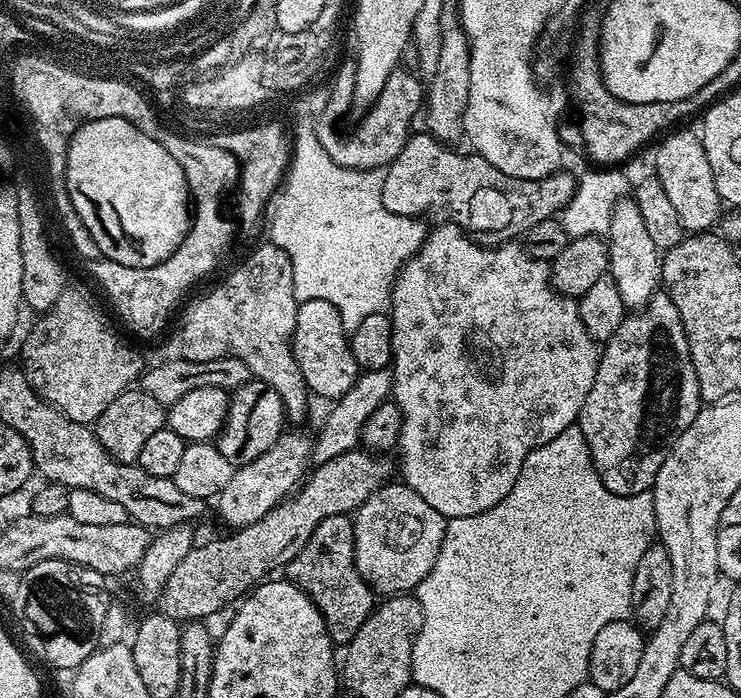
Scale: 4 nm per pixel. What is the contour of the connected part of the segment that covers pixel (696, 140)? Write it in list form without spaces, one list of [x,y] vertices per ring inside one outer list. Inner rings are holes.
[[[669,131],[655,145],[657,148],[654,176],[662,182],[662,190],[666,190],[674,210],[678,210],[678,218],[682,218],[685,233],[708,234],[717,227],[722,216],[722,201],[714,186],[714,170],[710,170],[710,158],[706,158],[703,139],[697,133],[695,136],[692,132],[680,131]]]

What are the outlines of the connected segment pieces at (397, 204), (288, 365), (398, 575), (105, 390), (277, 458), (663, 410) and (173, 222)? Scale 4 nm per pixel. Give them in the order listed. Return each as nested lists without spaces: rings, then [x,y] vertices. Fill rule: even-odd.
[[[428,130],[413,131],[406,146],[402,146],[402,154],[394,158],[388,165],[382,182],[382,202],[386,210],[399,216],[424,218],[424,215],[437,216],[437,221],[451,222],[467,232],[477,244],[499,246],[523,237],[524,231],[537,222],[553,219],[570,202],[575,194],[577,177],[557,170],[551,176],[541,180],[523,180],[510,174],[502,174],[498,166],[486,162],[478,154],[467,156],[464,152],[451,152]]]
[[[264,242],[256,248],[248,256],[248,261],[245,264],[240,264],[220,285],[217,286],[213,292],[208,292],[188,313],[184,316],[184,325],[180,328],[180,352],[179,355],[185,360],[193,360],[194,362],[210,362],[211,360],[217,360],[223,356],[233,356],[238,358],[242,362],[246,362],[246,366],[252,371],[253,377],[258,380],[263,380],[264,383],[269,384],[273,390],[278,394],[278,398],[282,398],[284,403],[284,410],[289,421],[300,420],[308,412],[308,398],[310,399],[310,391],[307,386],[307,380],[303,377],[302,370],[299,369],[298,362],[295,360],[295,354],[292,350],[292,336],[295,334],[295,316],[298,301],[294,294],[294,278],[292,277],[292,263],[290,258],[282,251],[282,249],[276,247],[271,242]]]
[[[403,482],[383,484],[362,506],[356,509],[352,525],[354,526],[354,558],[358,566],[358,574],[377,594],[411,593],[434,570],[434,562],[442,550],[444,525],[446,518],[434,510],[434,506],[418,495],[413,488]]]
[[[65,286],[58,294],[58,302],[29,330],[20,348],[19,361],[25,378],[45,402],[53,404],[66,418],[89,426],[95,425],[114,398],[139,381],[146,368],[139,354],[112,333],[96,301],[97,293],[93,292]]]
[[[285,431],[280,440],[274,442],[266,454],[262,454],[262,458],[254,458],[254,462],[246,462],[246,466],[233,471],[230,482],[226,482],[218,497],[220,516],[229,524],[229,529],[239,530],[258,522],[258,518],[297,491],[313,459],[313,441],[311,435],[308,437],[300,432]]]
[[[657,290],[643,308],[625,315],[622,326],[618,326],[603,345],[594,386],[590,386],[590,394],[586,394],[586,402],[580,411],[578,427],[586,438],[592,466],[605,486],[619,496],[636,496],[639,492],[649,491],[662,462],[666,462],[666,454],[686,426],[694,422],[701,407],[698,378],[678,306],[674,306],[667,292]]]
[[[102,118],[81,125],[72,136],[67,156],[65,182],[70,202],[85,223],[86,230],[90,230],[101,257],[127,268],[153,268],[169,260],[184,241],[186,178],[182,166],[174,162],[166,146],[154,142],[154,138],[142,134],[142,130],[122,118]]]

